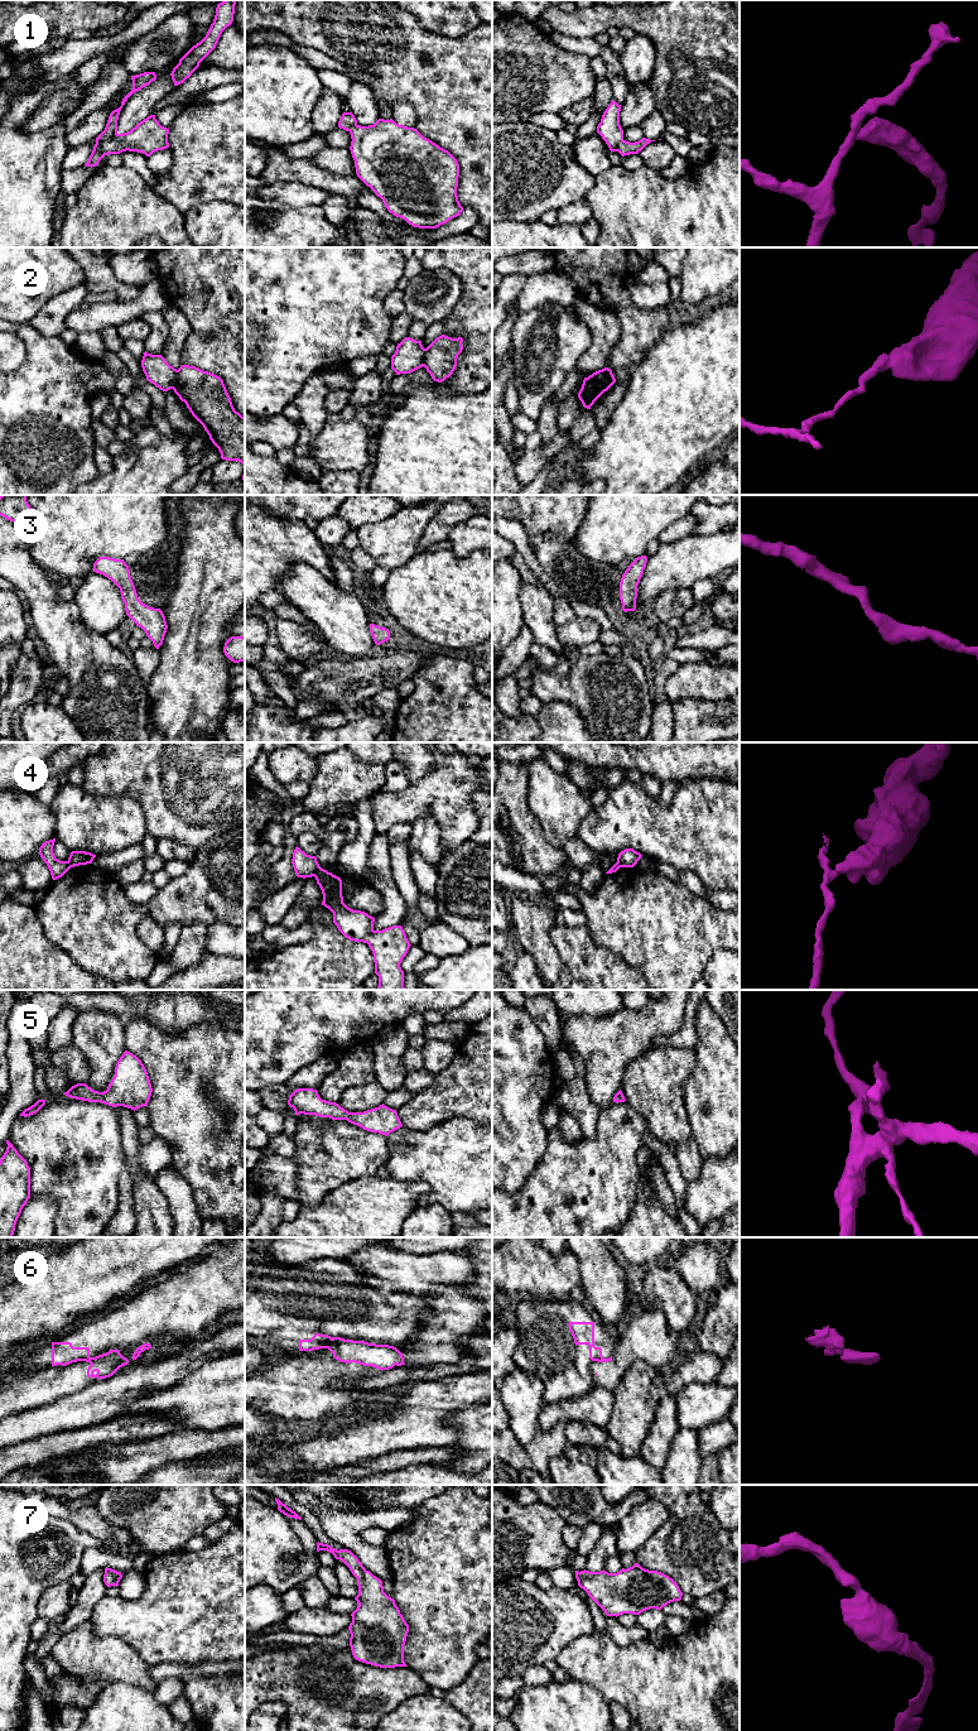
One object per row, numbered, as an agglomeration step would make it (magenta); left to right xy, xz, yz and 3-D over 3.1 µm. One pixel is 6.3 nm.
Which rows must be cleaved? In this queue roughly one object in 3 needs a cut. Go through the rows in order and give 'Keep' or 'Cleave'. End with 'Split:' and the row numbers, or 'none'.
1: Cleave
2: Cleave
3: Keep
4: Cleave
5: Keep
6: Cleave
7: Keep
Split: 1, 2, 4, 6

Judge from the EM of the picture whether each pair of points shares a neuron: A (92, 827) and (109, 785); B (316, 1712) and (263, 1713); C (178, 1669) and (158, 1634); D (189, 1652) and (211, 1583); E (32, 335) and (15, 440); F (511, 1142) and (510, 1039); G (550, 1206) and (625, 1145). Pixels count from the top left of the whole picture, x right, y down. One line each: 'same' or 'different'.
A: different
B: different
C: different
D: same
E: same
F: same
G: same

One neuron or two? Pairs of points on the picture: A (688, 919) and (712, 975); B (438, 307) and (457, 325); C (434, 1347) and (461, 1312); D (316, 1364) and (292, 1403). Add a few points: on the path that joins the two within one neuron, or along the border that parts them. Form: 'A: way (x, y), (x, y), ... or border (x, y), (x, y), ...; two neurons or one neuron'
A: border (726, 947), (718, 947), (713, 952), (702, 976); two neurons
B: border (463, 291), (456, 307), (443, 321); two neurons
C: way (435, 1338), (452, 1321); one neuron
D: way (312, 1374), (293, 1393); one neuron

